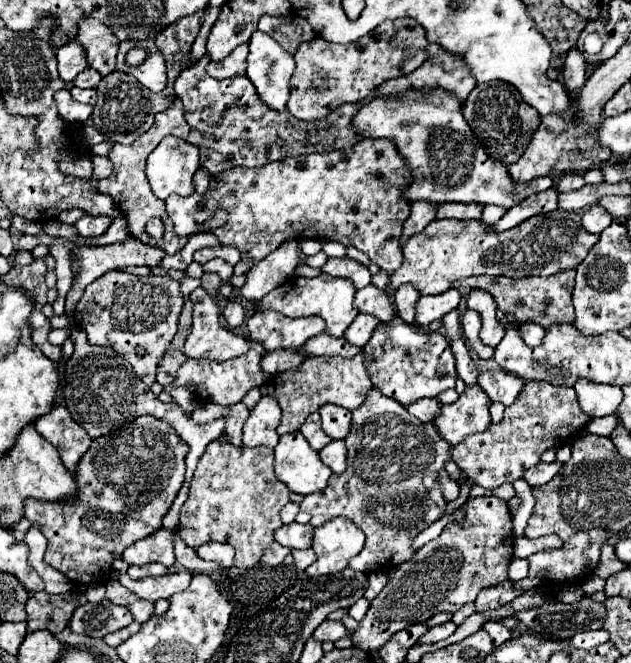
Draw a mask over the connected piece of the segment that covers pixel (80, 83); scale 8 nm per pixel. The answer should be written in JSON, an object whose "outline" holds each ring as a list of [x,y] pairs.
{"outline":[[[86,68],[74,78],[74,86],[78,86],[78,88],[96,88],[100,78],[102,76],[94,68]]]}

